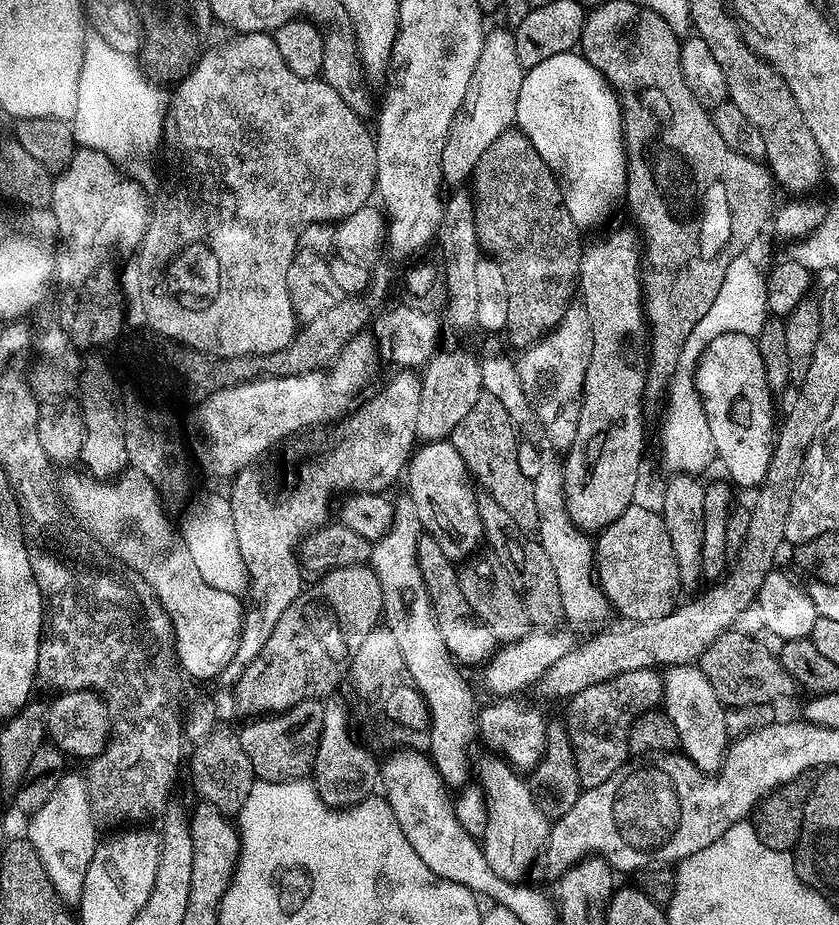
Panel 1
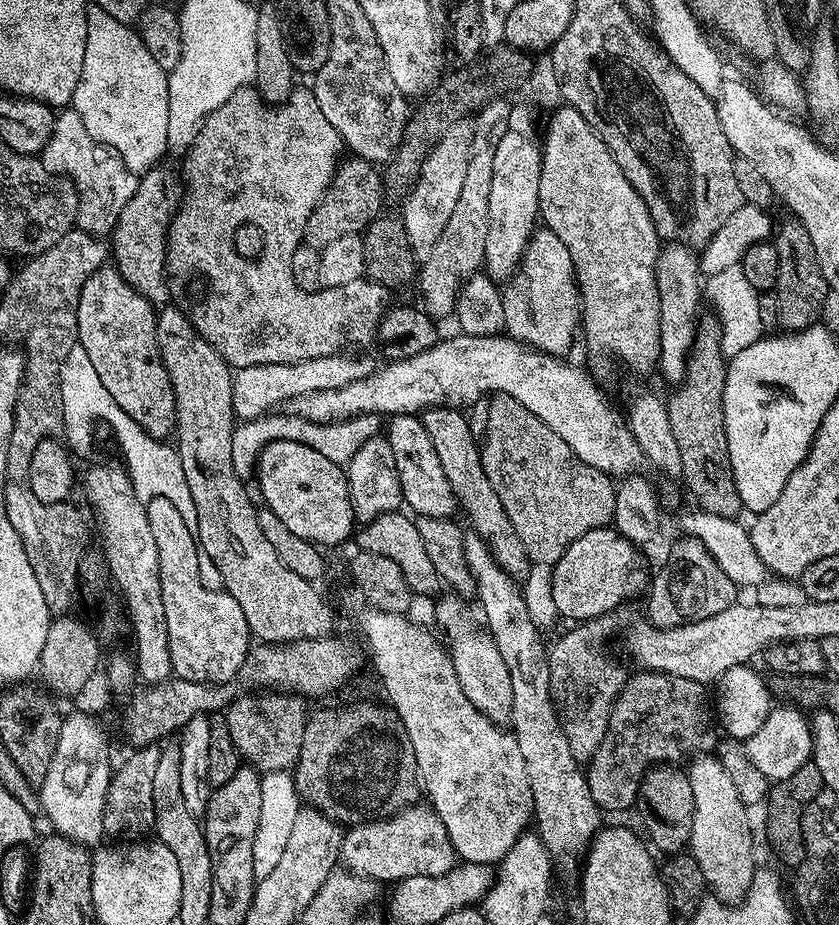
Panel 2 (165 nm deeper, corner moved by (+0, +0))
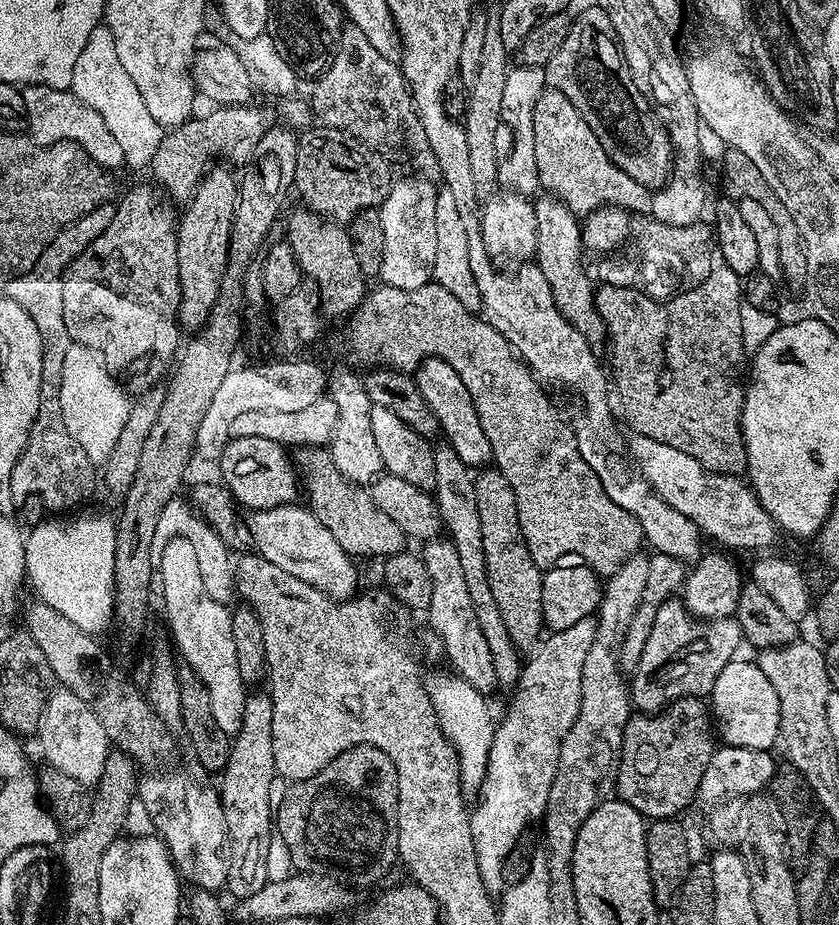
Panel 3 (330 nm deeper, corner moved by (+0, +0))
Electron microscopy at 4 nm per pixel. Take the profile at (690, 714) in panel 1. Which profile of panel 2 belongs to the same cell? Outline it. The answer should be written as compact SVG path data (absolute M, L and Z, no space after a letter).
M716 754L695 757L687 765L686 771L690 778L690 790L694 790L694 826L688 839L690 854L698 862L711 895L729 906L739 905L758 871L756 860L752 857L749 809L739 797L730 775Z

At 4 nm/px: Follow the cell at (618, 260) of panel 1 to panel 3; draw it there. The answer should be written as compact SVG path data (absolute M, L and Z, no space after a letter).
M545 90L532 111L534 114L534 155L538 157L540 188L557 196L571 212L589 214L597 208L612 205L633 213L651 213L652 192L642 182L634 182L602 150L602 142L590 130L586 118L578 114L566 94Z

